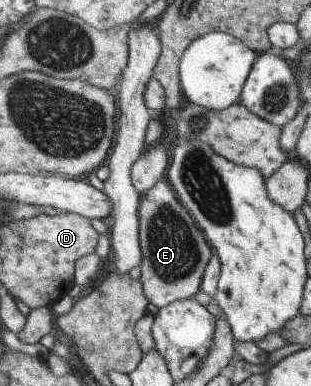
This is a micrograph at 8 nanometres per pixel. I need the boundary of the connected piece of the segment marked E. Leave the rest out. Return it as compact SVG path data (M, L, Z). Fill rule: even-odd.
M167 177L161 180L149 193L142 196L140 201L140 240L142 243L143 257L141 280L144 285L145 295L150 303L161 308L171 305L174 301L192 298L203 281L203 273L210 264L215 251L205 237L203 230L189 210L178 200L172 185Z

